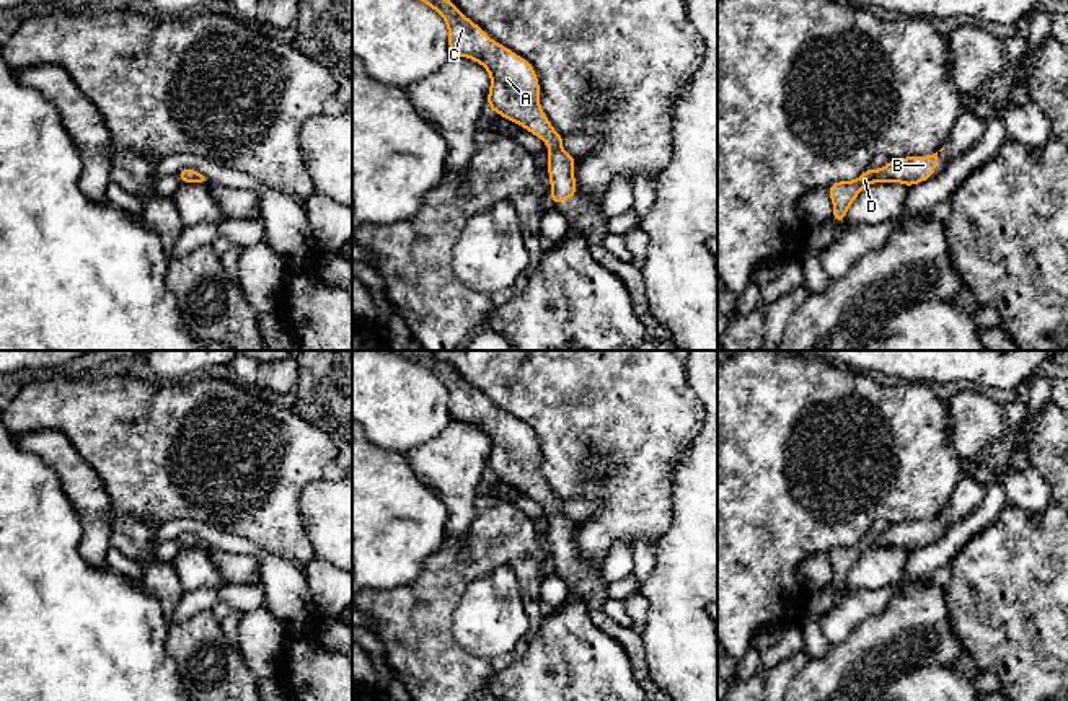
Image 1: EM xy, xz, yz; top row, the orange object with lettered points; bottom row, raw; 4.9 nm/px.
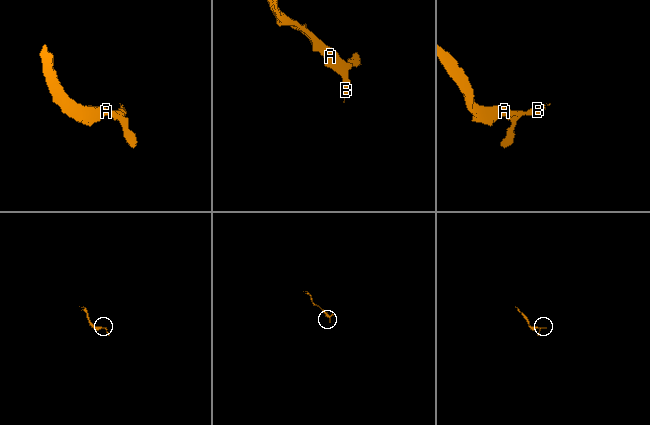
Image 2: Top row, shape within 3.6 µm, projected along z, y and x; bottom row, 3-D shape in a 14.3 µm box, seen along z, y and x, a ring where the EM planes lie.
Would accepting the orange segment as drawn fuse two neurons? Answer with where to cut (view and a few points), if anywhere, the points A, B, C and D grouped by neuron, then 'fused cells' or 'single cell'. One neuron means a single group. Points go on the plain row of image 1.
no cut | A B C D | single cell

